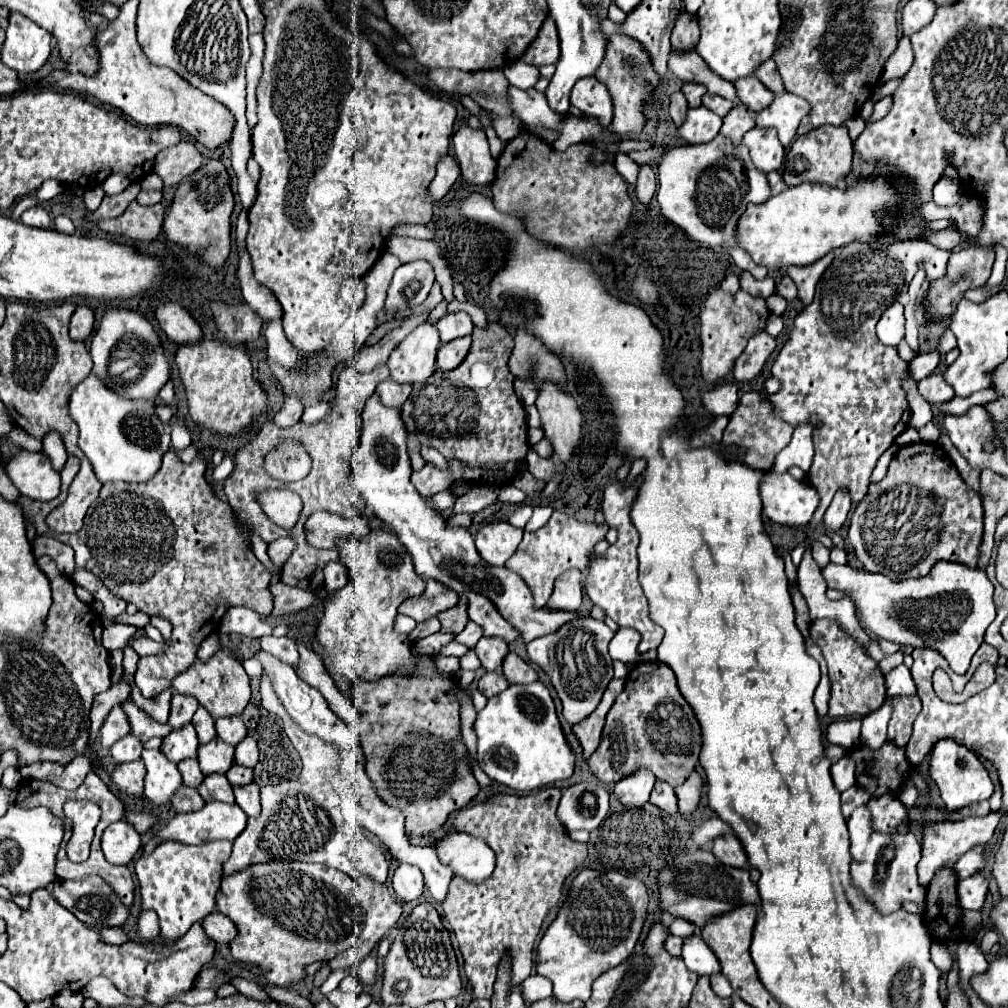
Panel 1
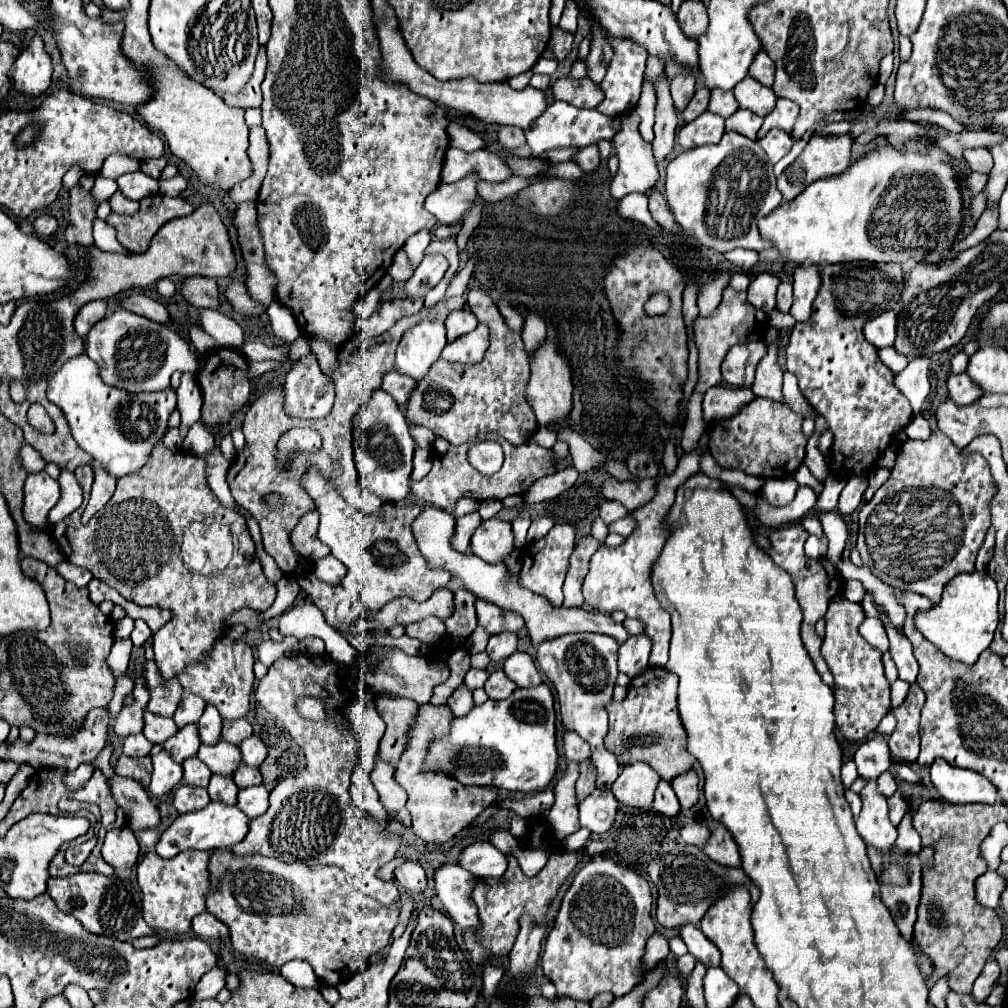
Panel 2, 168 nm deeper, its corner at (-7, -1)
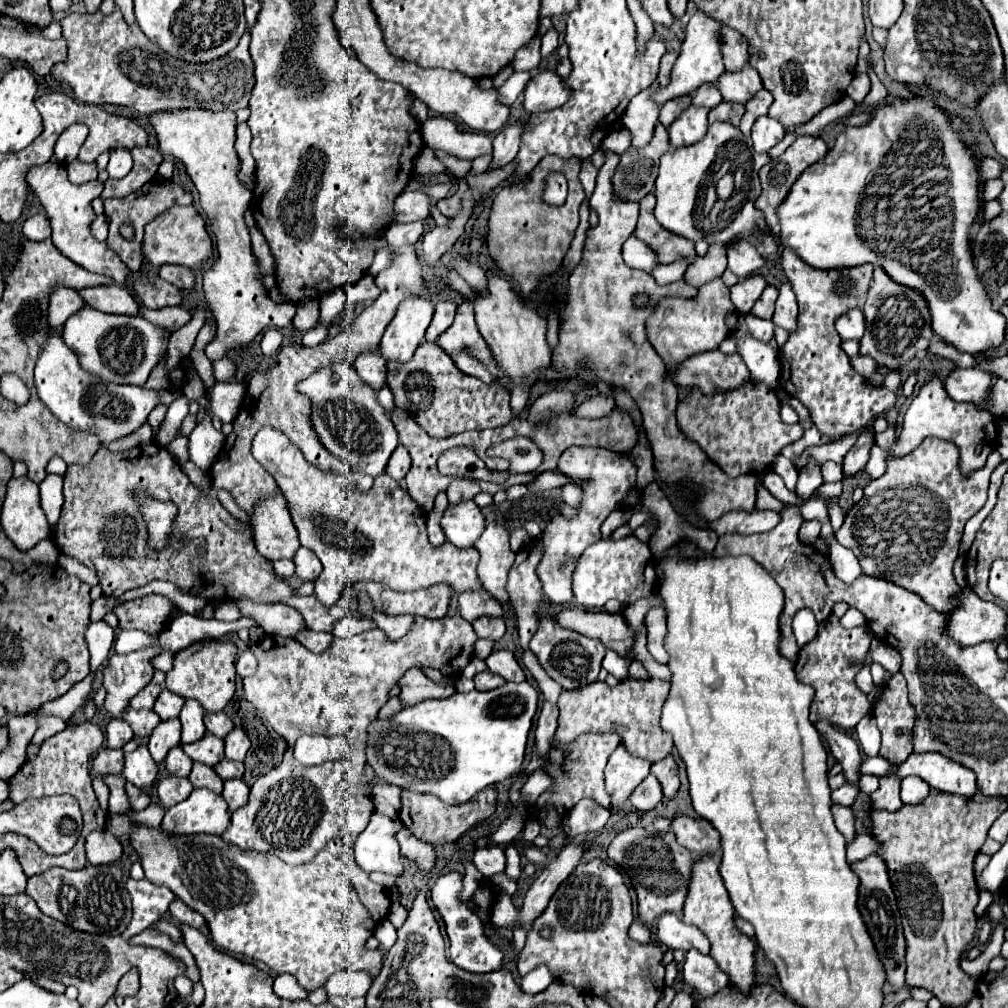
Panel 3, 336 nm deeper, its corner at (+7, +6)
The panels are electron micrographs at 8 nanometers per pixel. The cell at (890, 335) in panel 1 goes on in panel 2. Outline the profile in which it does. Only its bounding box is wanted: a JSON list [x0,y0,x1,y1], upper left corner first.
[864,311,896,349]

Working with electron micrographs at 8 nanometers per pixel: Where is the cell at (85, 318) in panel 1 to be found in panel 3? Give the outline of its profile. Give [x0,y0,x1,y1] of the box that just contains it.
[48,288,84,332]

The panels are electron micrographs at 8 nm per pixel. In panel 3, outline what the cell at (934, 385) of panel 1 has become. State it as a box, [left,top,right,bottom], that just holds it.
[944,368,992,408]

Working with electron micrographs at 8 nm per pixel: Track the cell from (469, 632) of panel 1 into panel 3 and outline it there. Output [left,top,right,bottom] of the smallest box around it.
[474,640,494,658]

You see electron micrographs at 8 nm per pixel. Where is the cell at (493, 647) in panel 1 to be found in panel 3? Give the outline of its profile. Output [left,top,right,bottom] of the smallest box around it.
[472,616,506,640]

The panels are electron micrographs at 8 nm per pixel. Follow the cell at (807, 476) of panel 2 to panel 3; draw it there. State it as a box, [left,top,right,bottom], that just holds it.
[816,481,843,498]

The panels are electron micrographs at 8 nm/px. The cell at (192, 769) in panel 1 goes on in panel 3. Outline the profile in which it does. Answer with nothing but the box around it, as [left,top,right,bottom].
[166,746,194,776]

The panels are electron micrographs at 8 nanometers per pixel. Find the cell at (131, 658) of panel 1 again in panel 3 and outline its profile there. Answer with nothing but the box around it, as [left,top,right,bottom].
[130,670,164,710]

